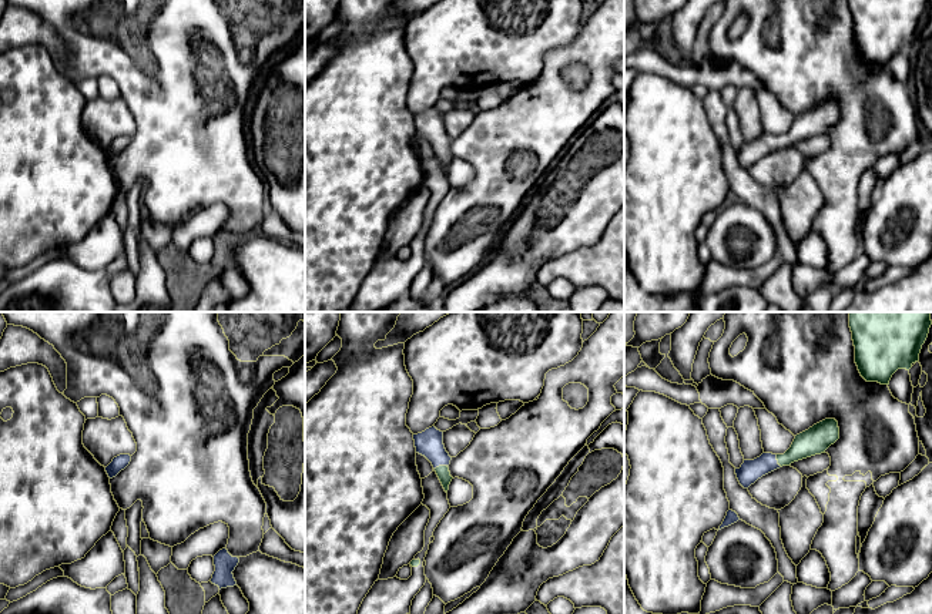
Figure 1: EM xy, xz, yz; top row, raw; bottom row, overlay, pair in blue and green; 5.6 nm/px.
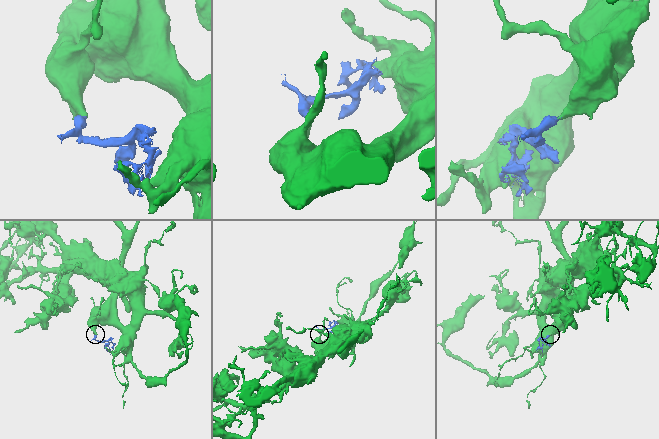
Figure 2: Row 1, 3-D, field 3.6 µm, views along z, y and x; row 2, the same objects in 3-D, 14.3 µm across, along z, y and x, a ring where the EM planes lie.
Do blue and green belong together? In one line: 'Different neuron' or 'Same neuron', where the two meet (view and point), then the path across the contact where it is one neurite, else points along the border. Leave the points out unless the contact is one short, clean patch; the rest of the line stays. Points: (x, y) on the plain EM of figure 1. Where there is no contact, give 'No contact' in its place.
Same neuron. Touches blue at xz (441, 146). Path across: xz (429, 124), (441, 146), (442, 153)

